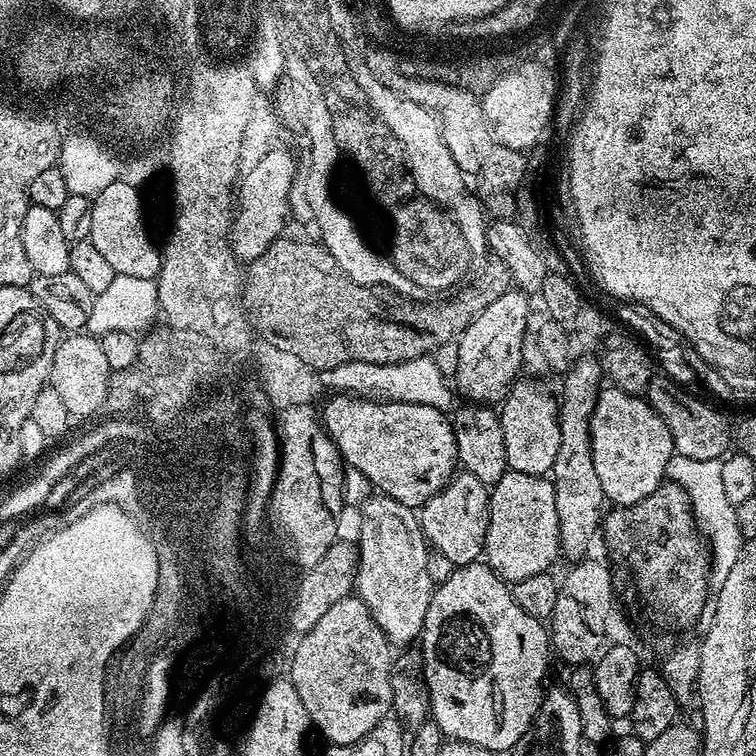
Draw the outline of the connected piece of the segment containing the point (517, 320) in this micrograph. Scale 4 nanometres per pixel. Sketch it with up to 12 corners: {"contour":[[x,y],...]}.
{"contour":[[497,295],[458,337],[465,401],[496,406],[524,360],[529,297]]}

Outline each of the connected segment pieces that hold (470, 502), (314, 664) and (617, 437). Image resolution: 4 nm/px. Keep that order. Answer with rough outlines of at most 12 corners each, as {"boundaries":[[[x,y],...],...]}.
{"boundaries":[[[457,471],[419,509],[424,539],[456,566],[484,551],[489,485]],[[359,595],[290,656],[308,719],[355,744],[389,715],[390,647]],[[596,399],[590,442],[616,506],[659,488],[674,454],[647,399]]]}

